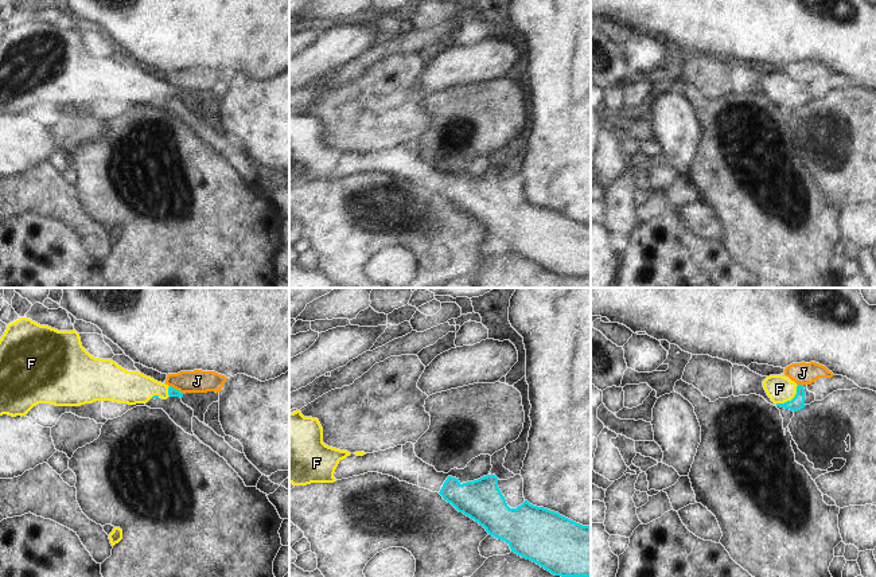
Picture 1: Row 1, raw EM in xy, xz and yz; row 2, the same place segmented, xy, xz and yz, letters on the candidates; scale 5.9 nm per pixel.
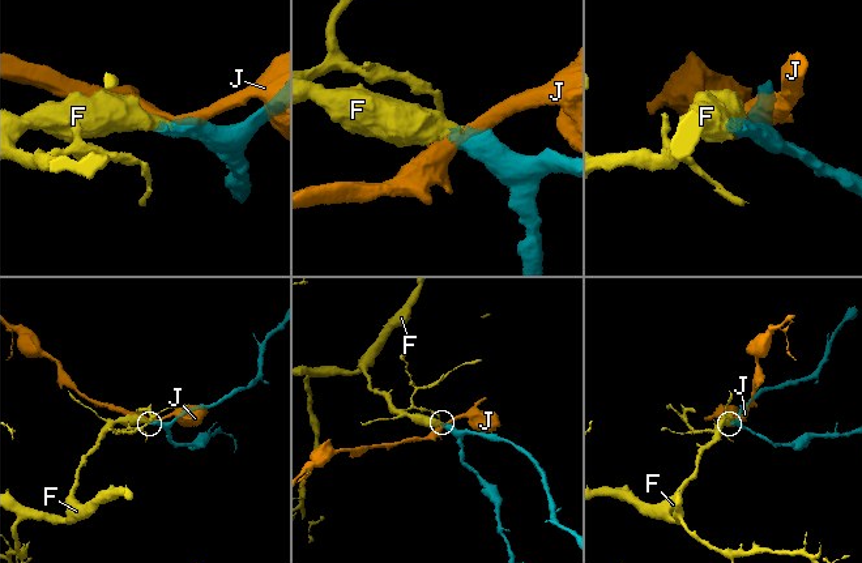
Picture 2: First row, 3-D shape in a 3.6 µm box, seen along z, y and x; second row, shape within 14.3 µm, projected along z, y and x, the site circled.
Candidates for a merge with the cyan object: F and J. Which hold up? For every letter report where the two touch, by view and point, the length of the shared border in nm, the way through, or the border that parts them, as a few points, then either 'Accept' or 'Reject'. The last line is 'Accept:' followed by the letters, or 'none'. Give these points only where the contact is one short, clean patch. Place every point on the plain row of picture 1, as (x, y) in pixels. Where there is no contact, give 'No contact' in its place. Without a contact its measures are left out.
F: Touches cyan at yz (791, 98). Shared border 180 nm. Path across: yz (798, 100), (791, 98), (779, 88). Accept
J: Touches cyan at xy (178, 89). Shared border 110 nm. Boundary: xy (170, 84), (185, 92). Reject
Accept: F

